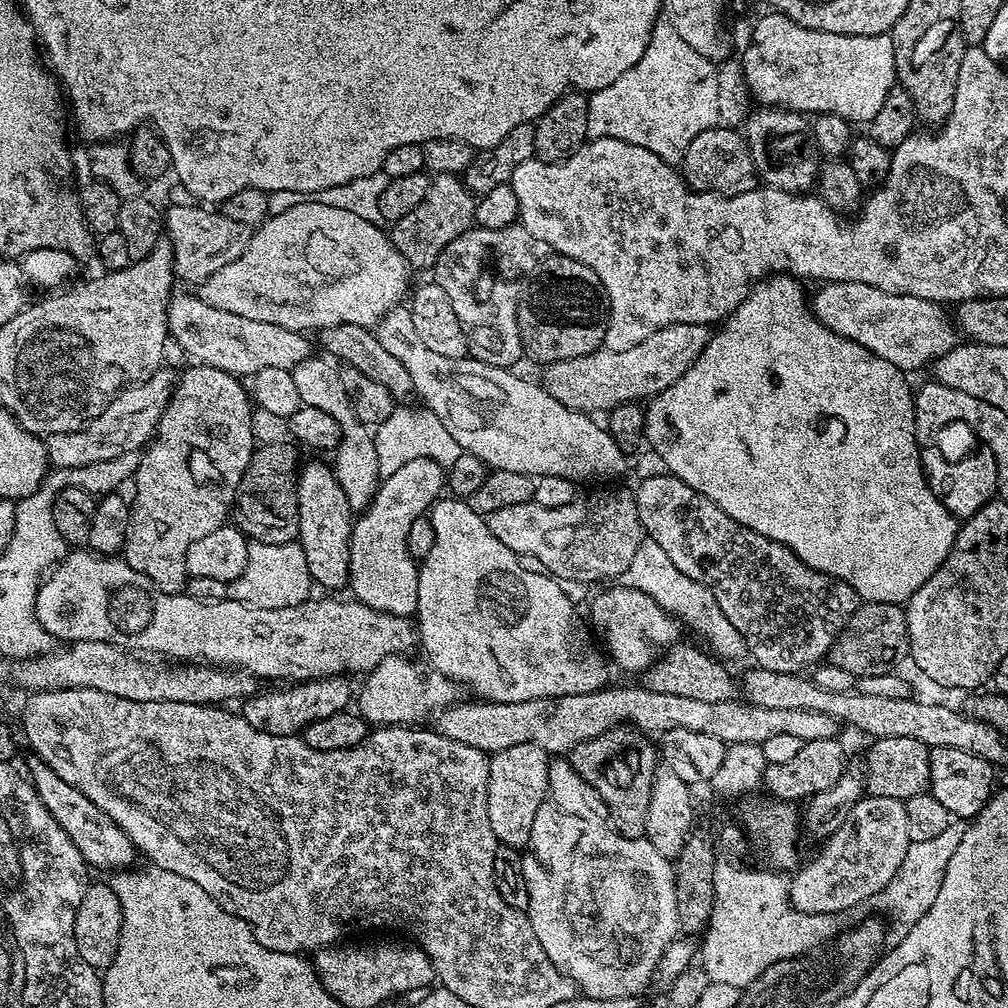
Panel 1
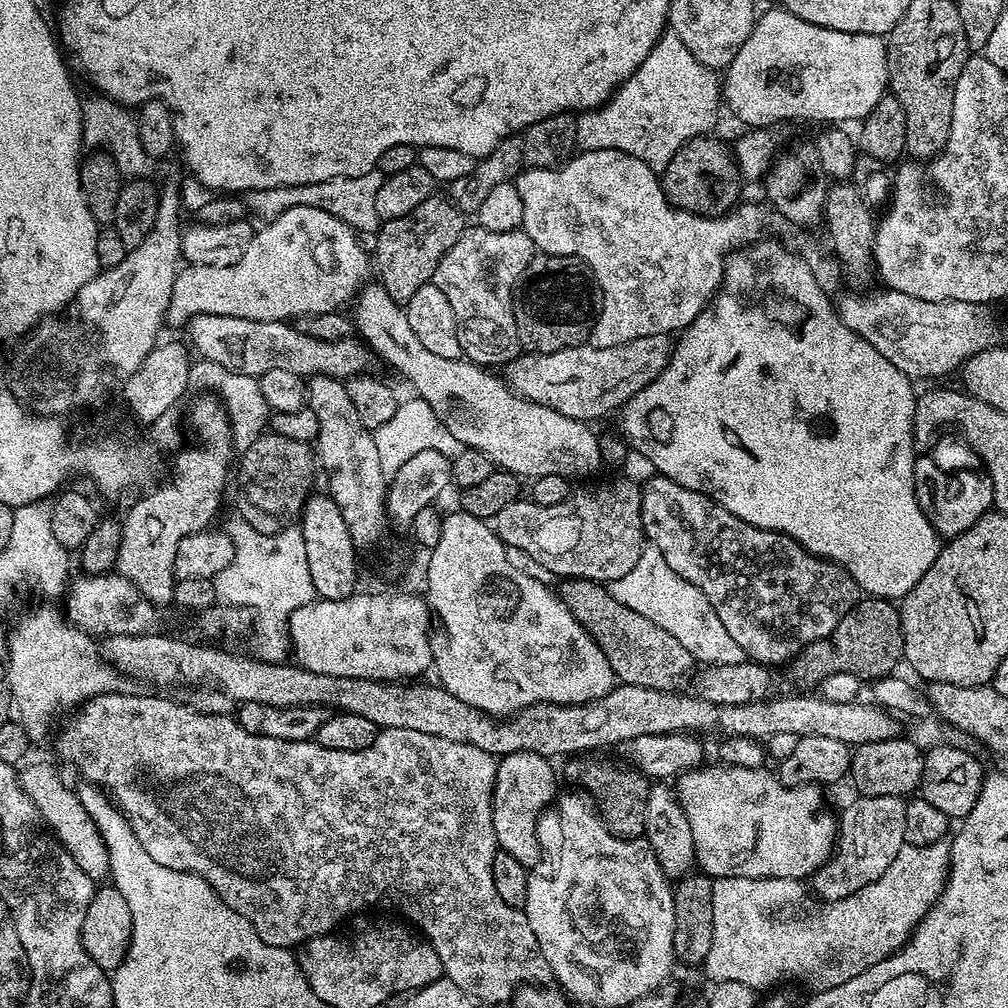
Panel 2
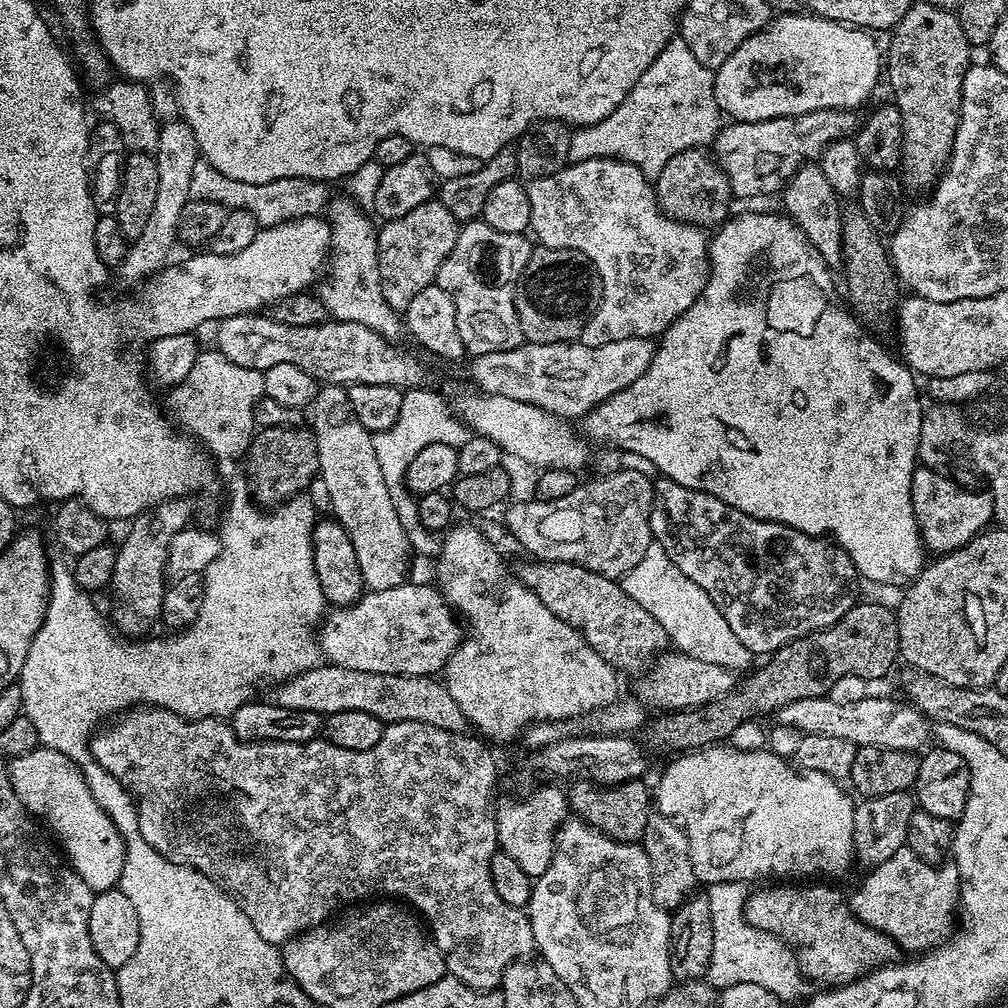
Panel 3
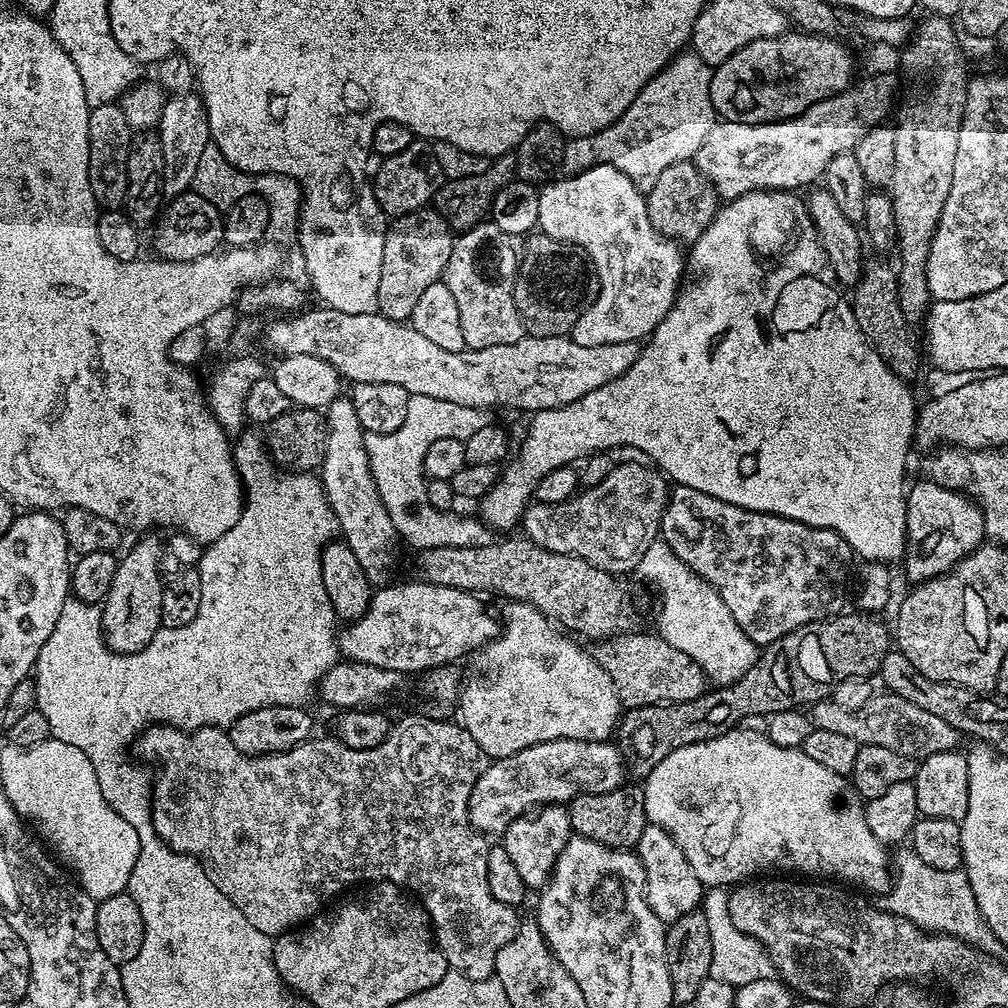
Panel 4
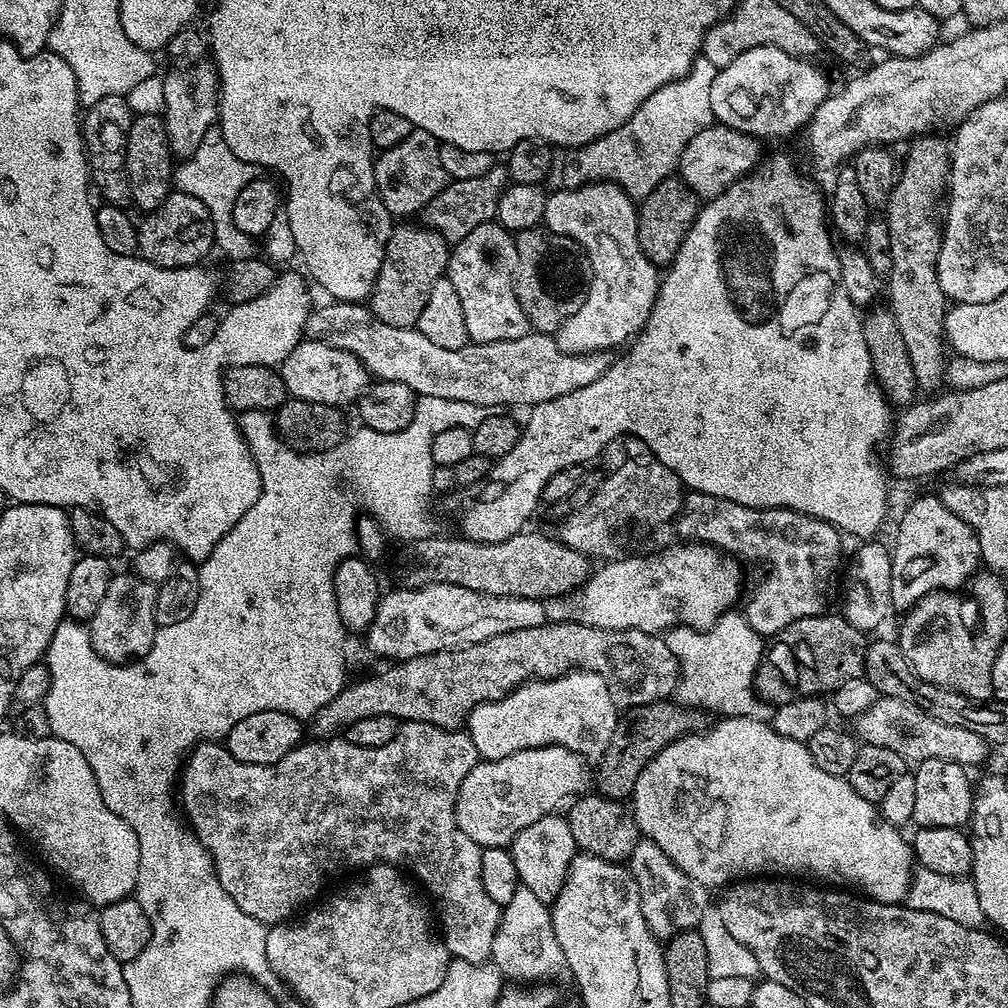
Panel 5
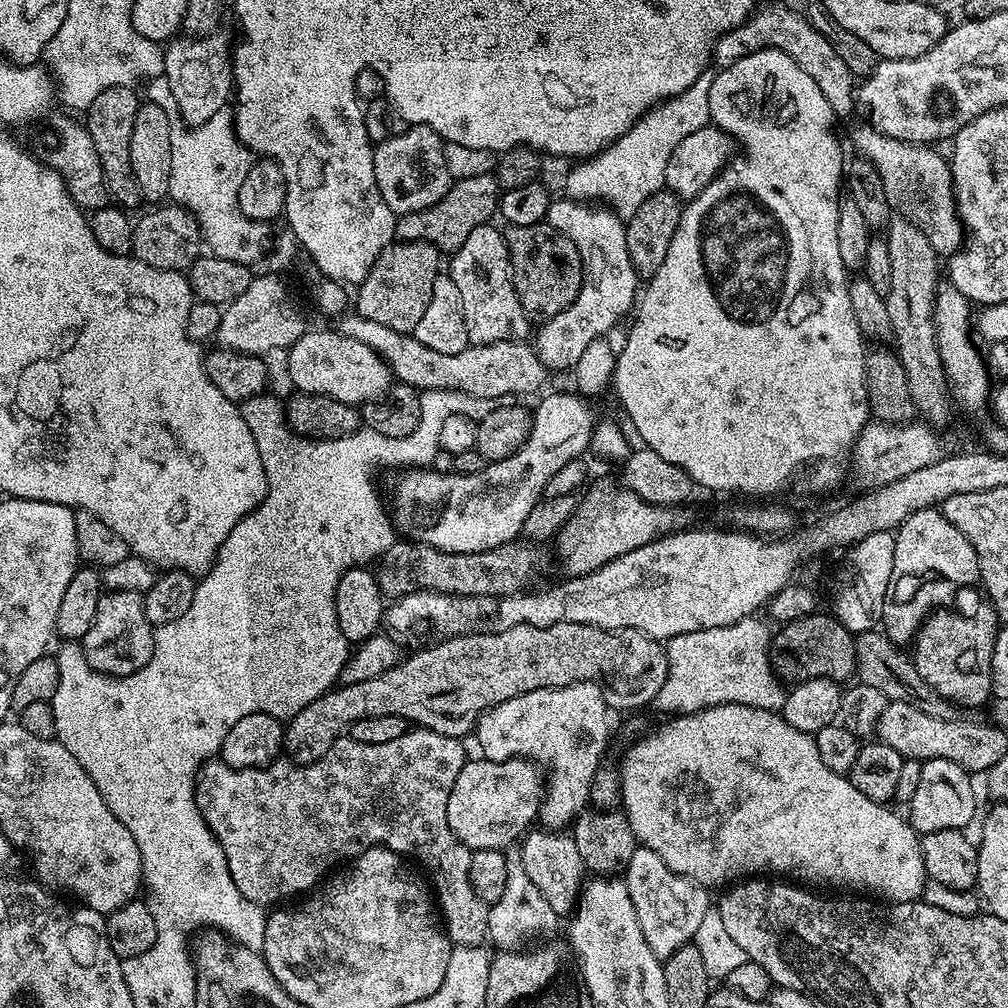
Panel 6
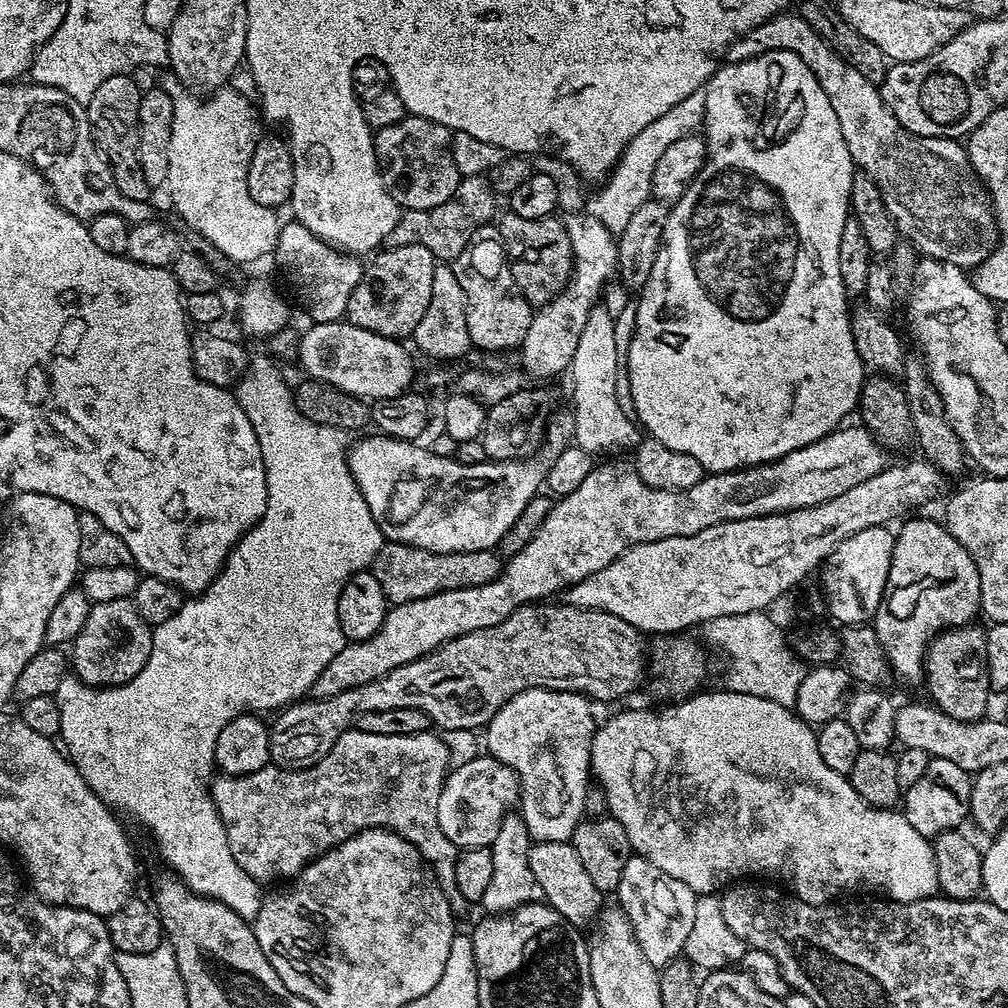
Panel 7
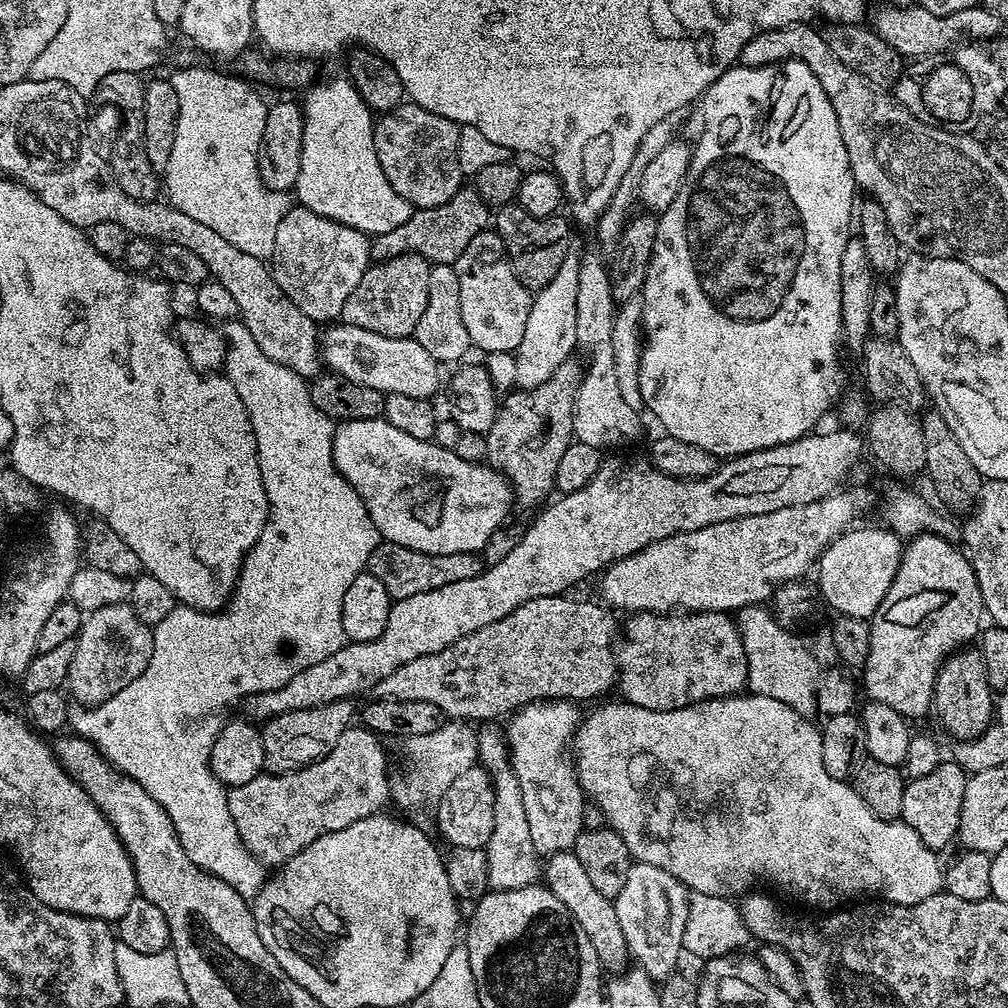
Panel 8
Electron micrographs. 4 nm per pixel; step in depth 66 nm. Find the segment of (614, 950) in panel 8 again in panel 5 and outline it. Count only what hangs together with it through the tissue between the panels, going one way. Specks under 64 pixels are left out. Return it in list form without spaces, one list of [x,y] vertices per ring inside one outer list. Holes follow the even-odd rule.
[[[553,814],[543,816],[538,822],[530,822],[530,826],[526,826],[513,838],[510,851],[521,885],[536,895],[543,904],[553,904],[566,882],[572,860],[578,854],[567,819],[563,815]]]

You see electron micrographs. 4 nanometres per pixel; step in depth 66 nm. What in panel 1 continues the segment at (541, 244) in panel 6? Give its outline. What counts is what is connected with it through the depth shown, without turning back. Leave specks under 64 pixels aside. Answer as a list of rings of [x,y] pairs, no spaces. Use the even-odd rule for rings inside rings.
[[[550,254],[523,285],[516,301],[516,317],[524,356],[547,366],[601,351],[608,325],[608,305],[598,274],[590,266],[582,266],[574,258]]]

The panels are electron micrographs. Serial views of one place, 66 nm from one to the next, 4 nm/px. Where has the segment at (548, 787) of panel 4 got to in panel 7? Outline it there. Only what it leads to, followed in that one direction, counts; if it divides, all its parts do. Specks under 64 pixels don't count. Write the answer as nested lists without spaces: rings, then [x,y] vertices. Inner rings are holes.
[[[481,754],[449,771],[438,798],[438,826],[458,850],[491,848],[504,817],[513,811],[519,798],[520,777],[516,772],[494,757]]]

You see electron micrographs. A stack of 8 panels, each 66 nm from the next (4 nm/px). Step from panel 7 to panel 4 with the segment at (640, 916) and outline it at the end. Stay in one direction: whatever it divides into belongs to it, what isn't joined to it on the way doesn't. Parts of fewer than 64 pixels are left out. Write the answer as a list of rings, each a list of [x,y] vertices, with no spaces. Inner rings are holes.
[[[648,823],[642,830],[642,838],[638,838],[634,851],[646,874],[646,898],[650,902],[650,910],[658,914],[665,926],[701,907],[706,886],[694,874],[694,870],[690,870],[686,854],[682,854],[682,846],[678,846],[678,842],[674,842],[666,830]]]

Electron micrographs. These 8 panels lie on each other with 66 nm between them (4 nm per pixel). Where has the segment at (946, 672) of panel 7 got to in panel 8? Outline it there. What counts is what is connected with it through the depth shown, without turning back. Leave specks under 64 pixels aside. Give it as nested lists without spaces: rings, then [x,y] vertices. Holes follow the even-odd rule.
[[[968,646],[952,653],[938,670],[938,678],[932,695],[934,716],[952,735],[953,741],[973,740],[994,723],[994,689],[986,678],[986,662],[979,647]]]

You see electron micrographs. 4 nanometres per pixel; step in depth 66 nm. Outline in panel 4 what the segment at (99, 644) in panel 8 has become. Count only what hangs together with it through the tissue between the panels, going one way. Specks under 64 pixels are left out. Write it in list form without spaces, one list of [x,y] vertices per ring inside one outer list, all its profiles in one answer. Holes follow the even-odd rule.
[[[144,534],[128,553],[119,557],[114,574],[114,582],[110,582],[110,594],[105,598],[100,613],[100,627],[104,636],[104,642],[112,652],[122,654],[134,654],[140,652],[154,638],[154,634],[160,631],[160,619],[162,618],[162,594],[165,581],[160,571],[160,553],[162,540],[159,535]]]

